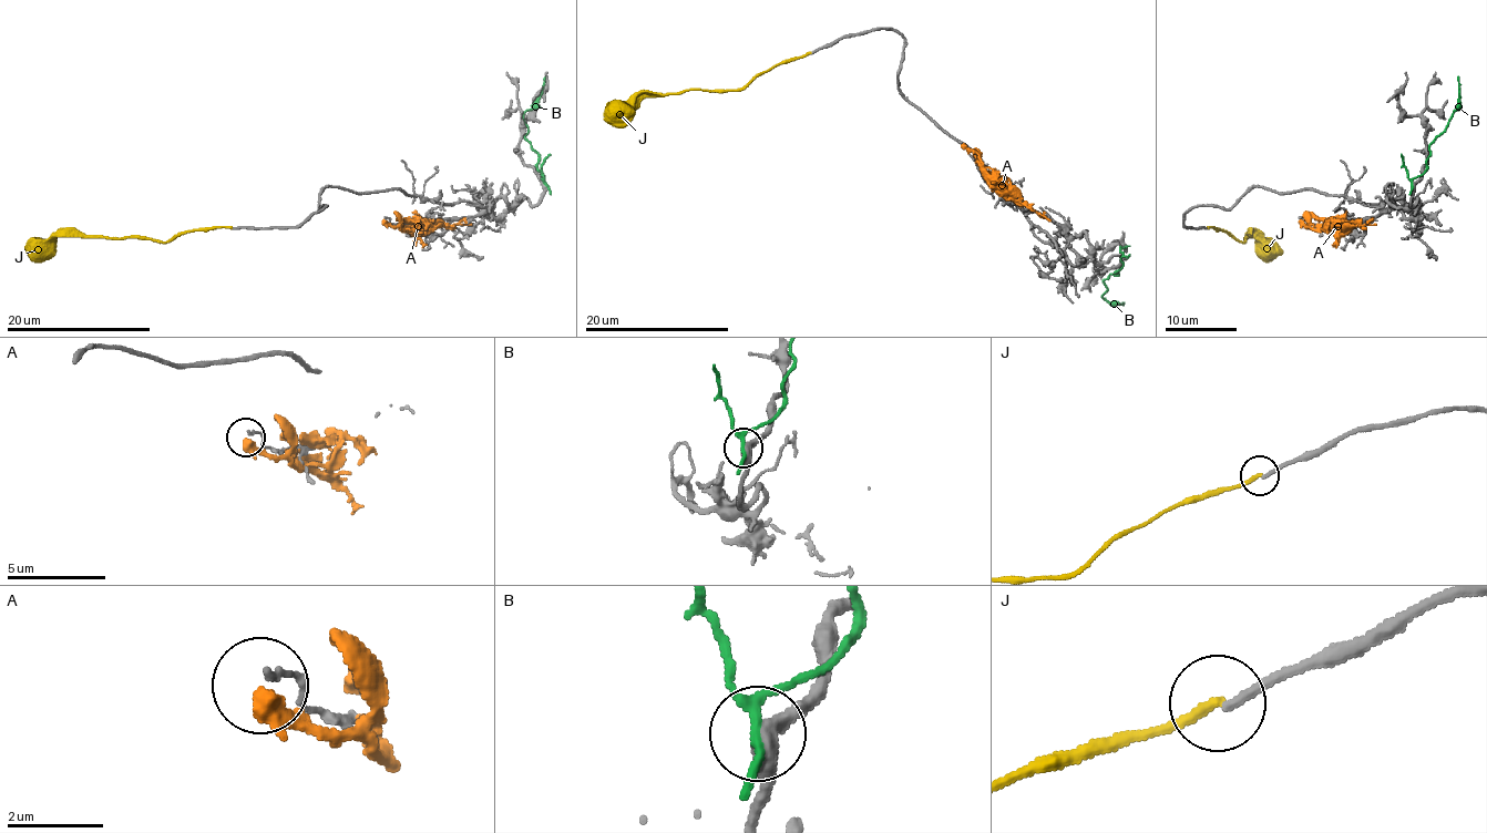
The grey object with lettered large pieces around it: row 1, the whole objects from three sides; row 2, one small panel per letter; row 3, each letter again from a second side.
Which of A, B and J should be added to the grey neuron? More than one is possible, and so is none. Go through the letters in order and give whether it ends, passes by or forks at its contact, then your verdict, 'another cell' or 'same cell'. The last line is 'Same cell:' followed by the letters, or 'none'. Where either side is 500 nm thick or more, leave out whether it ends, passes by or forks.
A: it ends; another cell
B: it forks; another cell
J: it ends; another cell
Same cell: none

